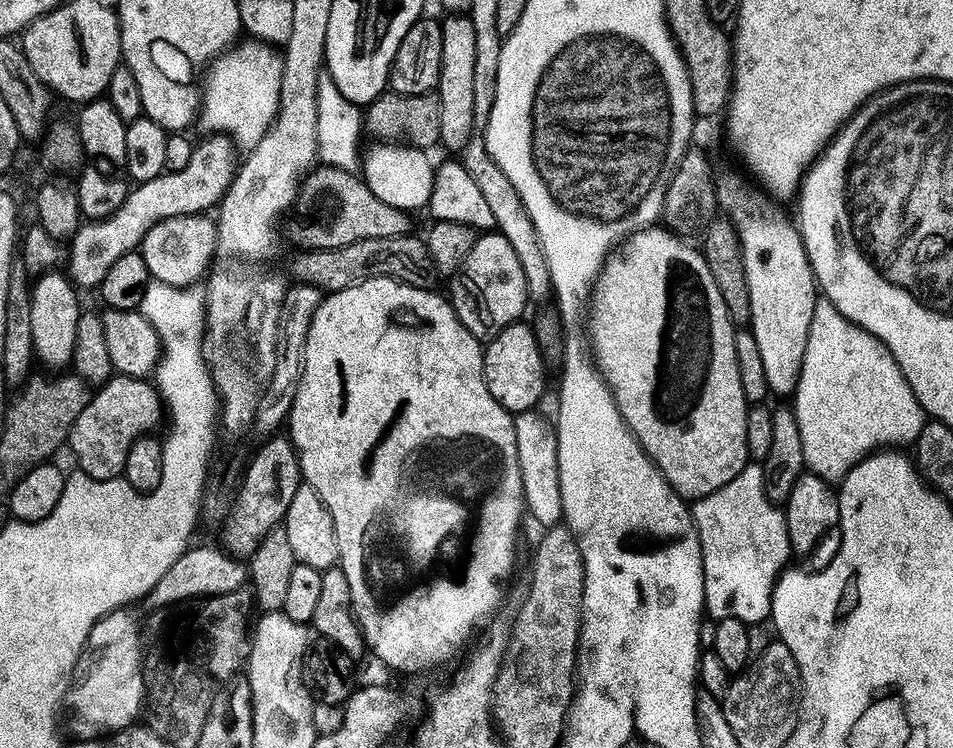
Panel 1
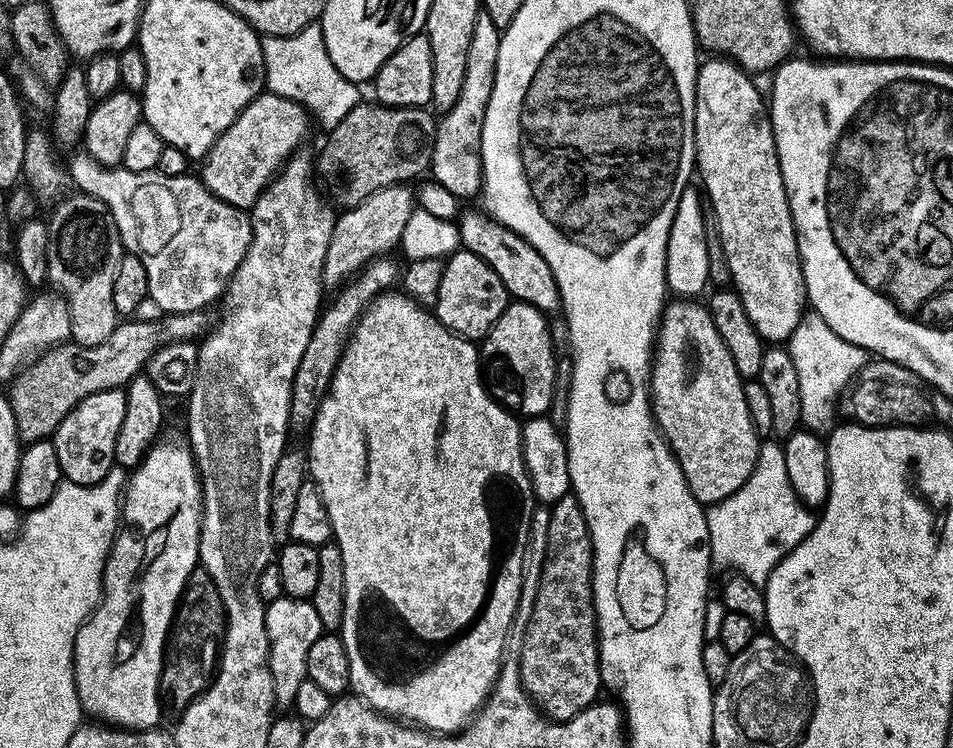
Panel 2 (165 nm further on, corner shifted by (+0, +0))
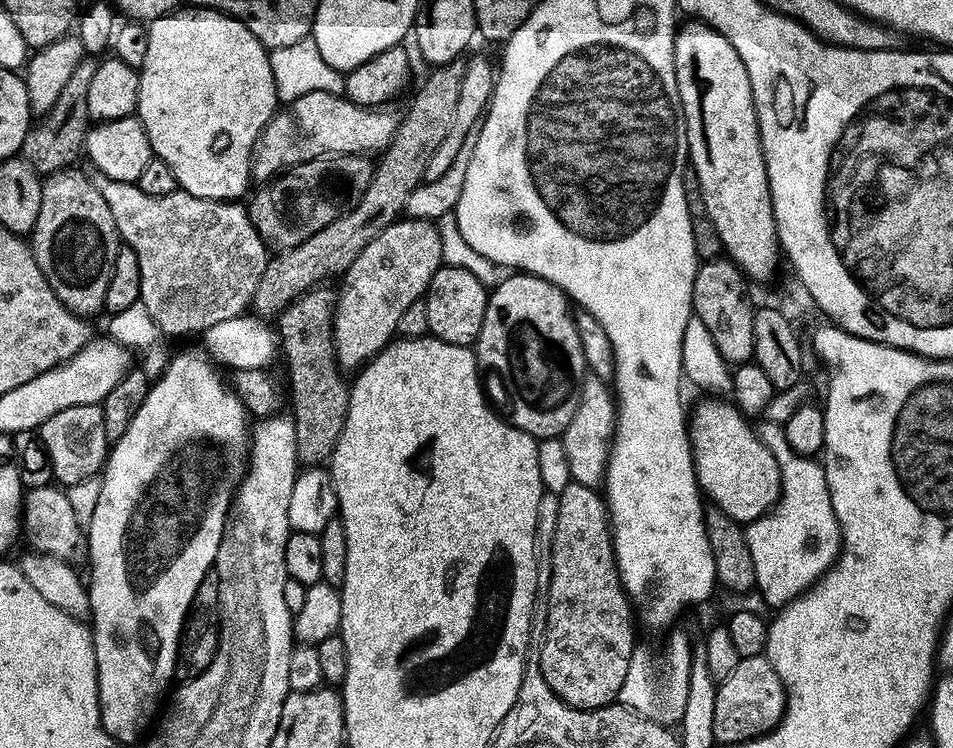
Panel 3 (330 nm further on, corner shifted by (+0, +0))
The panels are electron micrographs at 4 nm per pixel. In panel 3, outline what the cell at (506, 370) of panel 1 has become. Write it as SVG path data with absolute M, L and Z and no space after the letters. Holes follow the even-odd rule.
M505 276L508 277L489 291L486 318L482 318L482 330L474 345L476 363L482 373L487 399L497 409L505 408L510 423L518 430L535 436L537 441L560 438L578 409L580 382L586 373L573 309L568 309L570 301L561 288L549 280L543 280L541 276Z

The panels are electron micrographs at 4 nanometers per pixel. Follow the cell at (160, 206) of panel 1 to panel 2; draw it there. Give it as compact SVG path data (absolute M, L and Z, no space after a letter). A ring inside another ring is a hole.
M264 90L255 96L234 118L234 122L214 142L199 165L200 183L235 208L250 210L256 199L284 167L289 156L297 151L300 140L308 136L308 111L290 98Z

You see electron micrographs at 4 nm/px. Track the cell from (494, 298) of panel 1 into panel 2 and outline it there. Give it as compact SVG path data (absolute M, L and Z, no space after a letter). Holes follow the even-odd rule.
M457 250L443 261L443 265L434 315L440 319L442 326L457 336L473 342L483 341L510 303L506 286L502 286L502 278L498 278L498 274L494 274L494 270L490 270L490 266L473 252Z

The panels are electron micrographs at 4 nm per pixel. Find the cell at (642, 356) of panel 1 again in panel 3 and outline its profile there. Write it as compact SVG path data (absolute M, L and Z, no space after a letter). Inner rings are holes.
M704 400L690 412L690 439L692 464L696 467L696 483L715 507L720 508L741 526L747 526L759 516L764 516L780 498L780 471L774 454L763 439L752 433L749 421L737 410L736 405L724 400Z

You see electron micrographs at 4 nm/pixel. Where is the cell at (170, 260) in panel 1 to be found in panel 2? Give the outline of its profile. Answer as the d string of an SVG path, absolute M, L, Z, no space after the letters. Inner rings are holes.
M117 166L116 180L112 180L108 188L100 188L100 184L84 184L84 189L88 190L83 195L92 196L109 206L124 204L124 224L116 224L116 235L120 238L123 251L141 260L146 270L147 299L156 302L164 314L198 312L207 309L207 304L215 300L217 303L238 266L246 258L252 241L249 213L222 202L222 198L215 196L195 175L190 175L167 176L157 170L134 173Z

